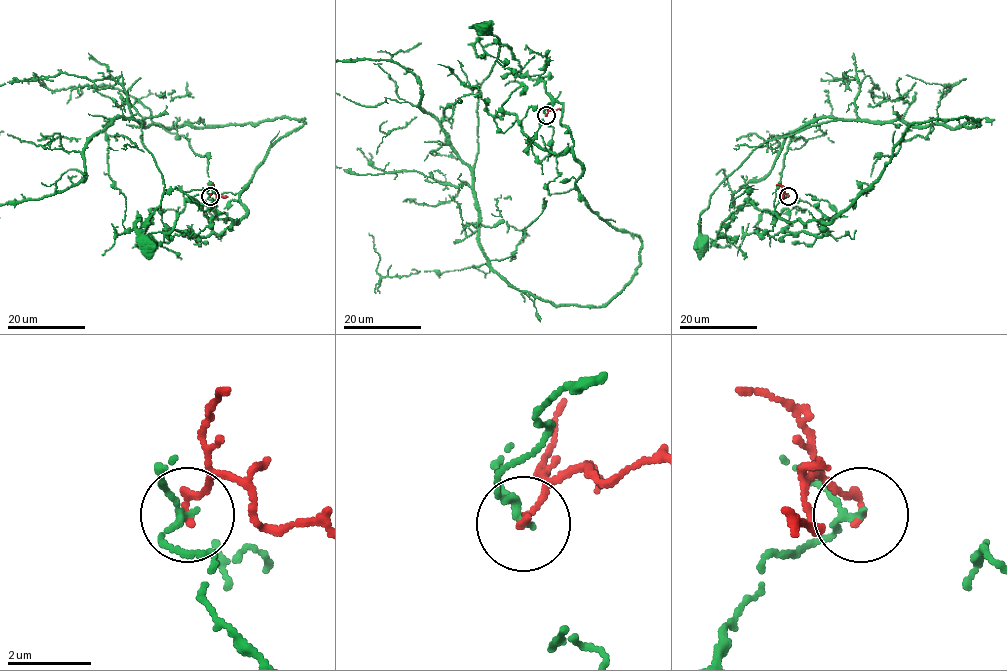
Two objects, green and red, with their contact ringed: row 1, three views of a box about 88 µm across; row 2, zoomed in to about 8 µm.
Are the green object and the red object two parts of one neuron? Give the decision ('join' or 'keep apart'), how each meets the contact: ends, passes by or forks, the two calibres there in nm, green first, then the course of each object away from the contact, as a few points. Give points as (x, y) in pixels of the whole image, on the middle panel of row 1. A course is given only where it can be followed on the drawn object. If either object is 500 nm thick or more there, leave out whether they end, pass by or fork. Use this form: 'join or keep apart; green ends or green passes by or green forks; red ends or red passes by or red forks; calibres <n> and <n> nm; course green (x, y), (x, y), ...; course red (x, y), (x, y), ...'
keep apart; green passes by; red ends; calibres 120 and 170 nm; course green (546, 115), (578, 195), (641, 242), (601, 306), (513, 288), (483, 250), (484, 27); course red (546, 115), (563, 106)

